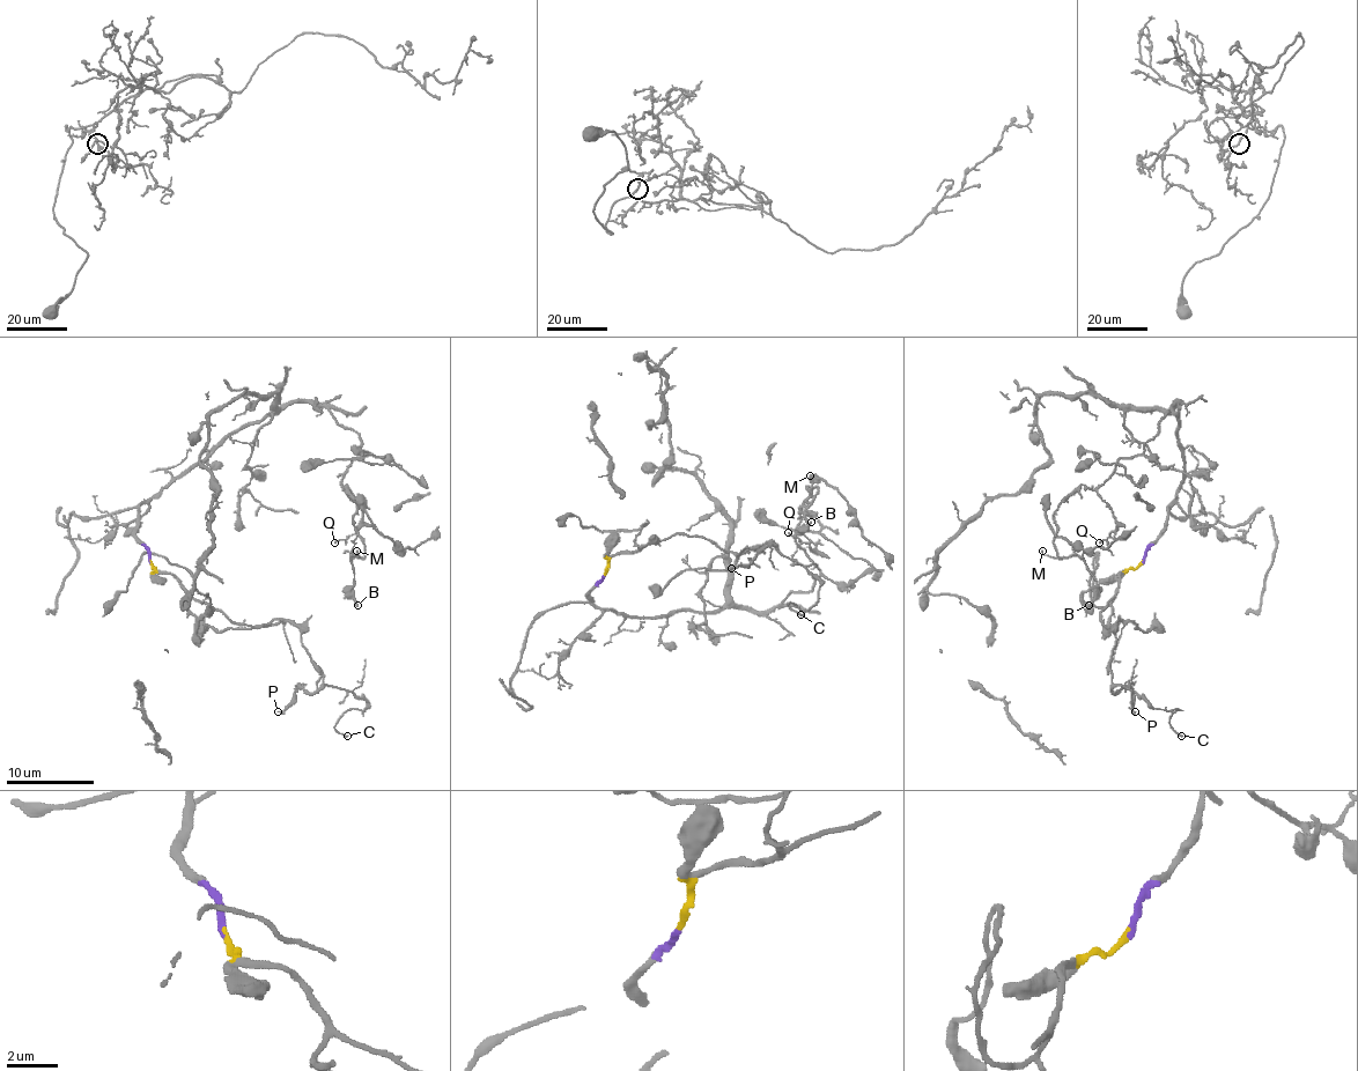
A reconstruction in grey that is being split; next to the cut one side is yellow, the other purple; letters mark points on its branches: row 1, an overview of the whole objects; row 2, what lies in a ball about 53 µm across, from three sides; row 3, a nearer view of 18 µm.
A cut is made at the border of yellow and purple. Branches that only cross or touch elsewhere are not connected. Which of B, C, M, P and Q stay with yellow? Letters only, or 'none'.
C, P

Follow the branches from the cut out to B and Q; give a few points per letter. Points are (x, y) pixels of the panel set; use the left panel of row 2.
B: (150, 562), (145, 501), (230, 435), (317, 401), (366, 455), (341, 479), (356, 606)
Q: (150, 562), (138, 507), (289, 404), (317, 401), (366, 455), (341, 479), (359, 526), (334, 543)

